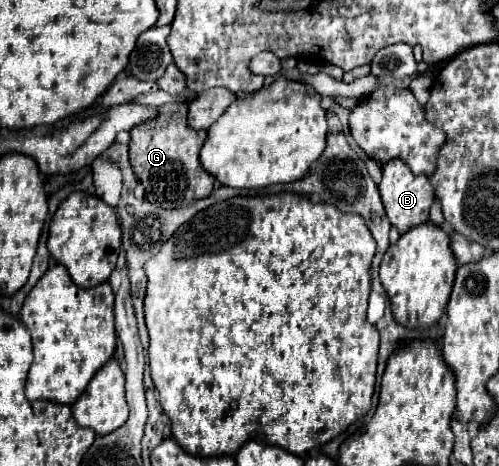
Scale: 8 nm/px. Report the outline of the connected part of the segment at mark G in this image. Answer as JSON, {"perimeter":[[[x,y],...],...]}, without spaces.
{"perimeter":[[[165,104],[159,108],[159,118],[139,124],[131,130],[131,142],[129,142],[129,162],[133,172],[137,174],[139,182],[145,186],[145,200],[151,204],[157,204],[161,208],[183,208],[193,204],[195,200],[207,198],[213,192],[215,178],[207,174],[199,164],[199,150],[207,138],[205,130],[191,130],[187,126],[187,104]]]}

